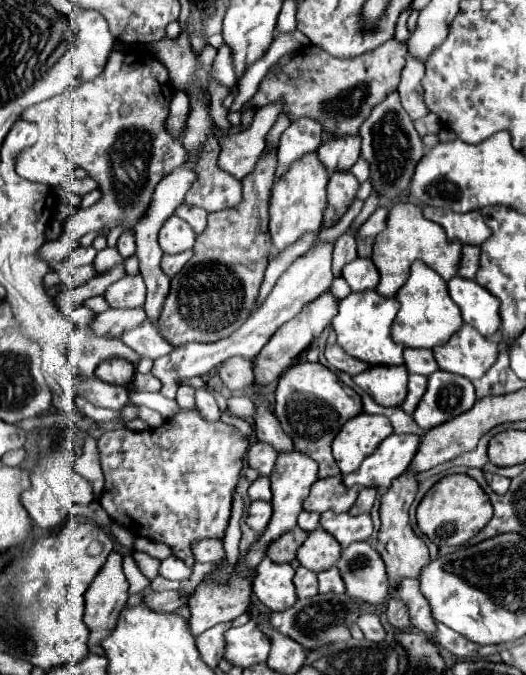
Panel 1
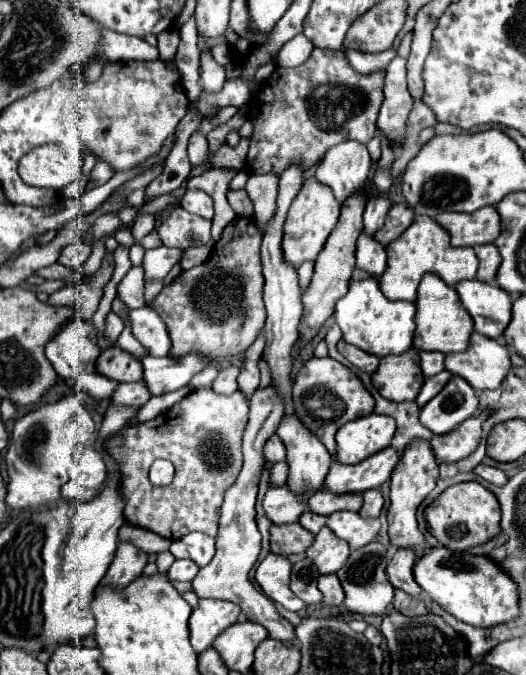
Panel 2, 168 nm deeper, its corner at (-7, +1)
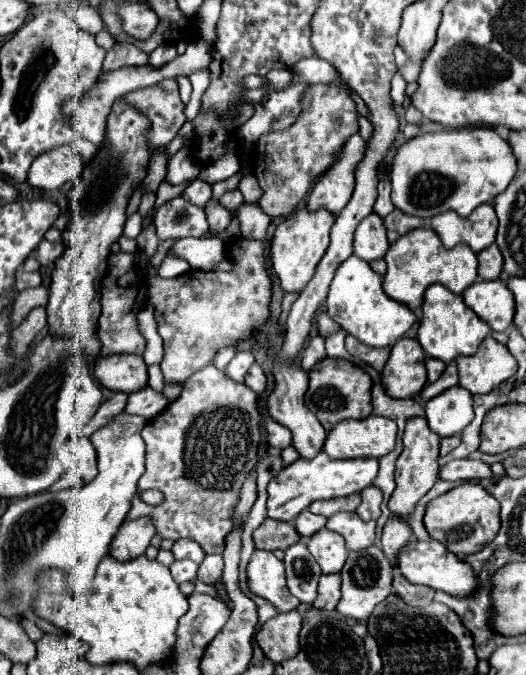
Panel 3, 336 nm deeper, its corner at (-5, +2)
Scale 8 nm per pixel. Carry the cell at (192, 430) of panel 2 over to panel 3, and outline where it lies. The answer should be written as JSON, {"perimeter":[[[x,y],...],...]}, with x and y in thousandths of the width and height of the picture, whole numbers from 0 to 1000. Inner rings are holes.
{"perimeter":[[[405,539],[356,560],[340,590],[268,637],[279,661],[279,696],[264,711],[264,729],[291,723],[310,729],[314,741],[302,750],[283,750],[257,735],[241,770],[283,764],[306,797],[367,797],[394,821],[424,821],[428,794],[443,782],[439,753],[454,741],[462,711],[489,687],[496,643],[489,593],[485,581],[432,563],[428,551]]]}

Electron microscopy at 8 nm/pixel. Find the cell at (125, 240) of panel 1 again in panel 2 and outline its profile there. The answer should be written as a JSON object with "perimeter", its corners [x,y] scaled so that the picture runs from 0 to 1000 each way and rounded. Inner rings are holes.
{"perimeter":[[[268,316],[260,324],[257,324],[257,333],[253,333],[253,351],[257,357],[268,357],[276,348],[283,348],[287,342],[295,339],[295,321],[283,319],[283,316]]]}

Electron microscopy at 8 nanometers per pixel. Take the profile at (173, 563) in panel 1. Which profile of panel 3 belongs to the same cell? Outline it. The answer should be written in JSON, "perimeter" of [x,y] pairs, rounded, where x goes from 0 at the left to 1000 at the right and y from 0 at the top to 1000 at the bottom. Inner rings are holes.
{"perimeter":[[[333,830],[333,833],[321,839],[321,844],[325,844],[325,850],[329,850],[329,859],[333,859],[337,865],[371,859],[375,841],[378,841],[378,839],[375,839],[371,833],[363,833],[363,830]]]}

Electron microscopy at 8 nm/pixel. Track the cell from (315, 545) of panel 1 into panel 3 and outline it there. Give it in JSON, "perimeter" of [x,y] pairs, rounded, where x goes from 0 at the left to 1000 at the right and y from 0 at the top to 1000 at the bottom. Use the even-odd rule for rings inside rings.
{"perimeter":[[[610,782],[599,794],[591,794],[584,812],[595,821],[595,827],[603,830],[603,836],[610,839],[614,850],[644,847],[660,830],[652,794],[629,788],[622,782]]]}

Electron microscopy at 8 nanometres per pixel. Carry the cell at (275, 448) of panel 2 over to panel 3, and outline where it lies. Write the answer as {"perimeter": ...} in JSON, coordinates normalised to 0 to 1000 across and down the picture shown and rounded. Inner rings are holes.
{"perimeter":[[[511,622],[508,628],[508,652],[515,661],[538,667],[553,658],[553,640],[546,640],[546,634],[538,634],[534,628],[523,628],[519,622]]]}

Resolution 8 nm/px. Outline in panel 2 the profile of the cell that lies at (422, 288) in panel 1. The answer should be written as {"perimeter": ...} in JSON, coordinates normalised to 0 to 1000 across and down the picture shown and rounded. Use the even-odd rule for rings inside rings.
{"perimeter":[[[812,404],[800,413],[793,431],[793,490],[785,502],[785,514],[797,520],[835,520],[850,523],[876,523],[892,514],[892,499],[899,493],[899,473],[888,458],[876,452],[865,425],[842,419],[831,407]]]}

